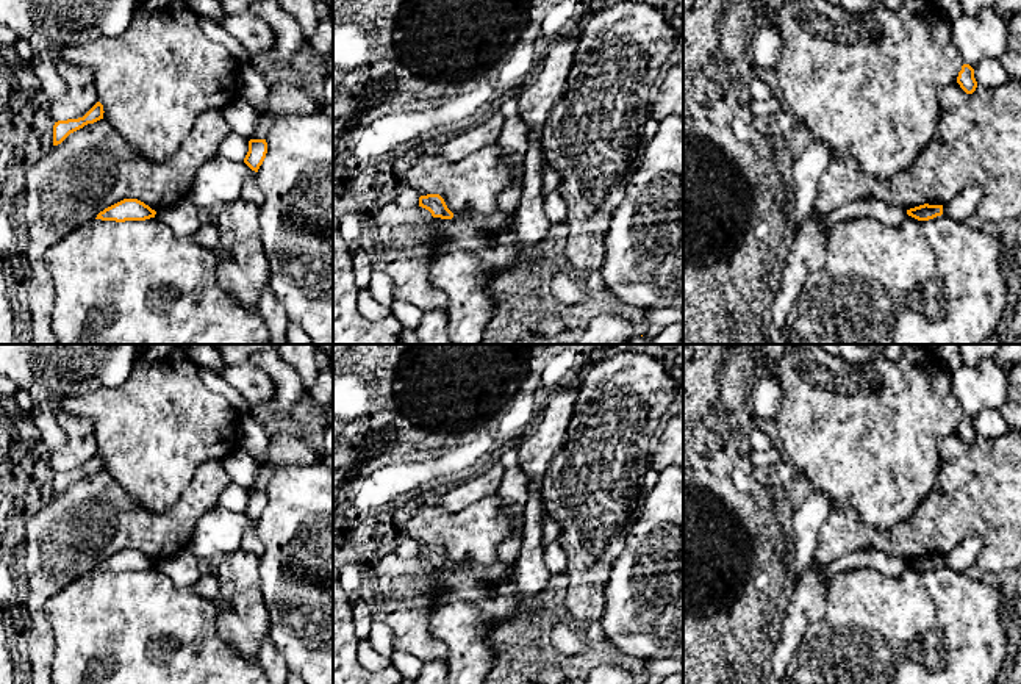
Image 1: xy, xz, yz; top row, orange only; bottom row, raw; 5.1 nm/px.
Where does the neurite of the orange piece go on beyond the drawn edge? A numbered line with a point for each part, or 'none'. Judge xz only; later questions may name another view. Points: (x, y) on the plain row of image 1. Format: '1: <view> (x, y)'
none

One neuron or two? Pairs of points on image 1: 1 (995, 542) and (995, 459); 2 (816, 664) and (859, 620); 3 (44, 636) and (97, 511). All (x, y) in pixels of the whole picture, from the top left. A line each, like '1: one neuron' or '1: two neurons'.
1: one neuron
2: one neuron
3: one neuron

